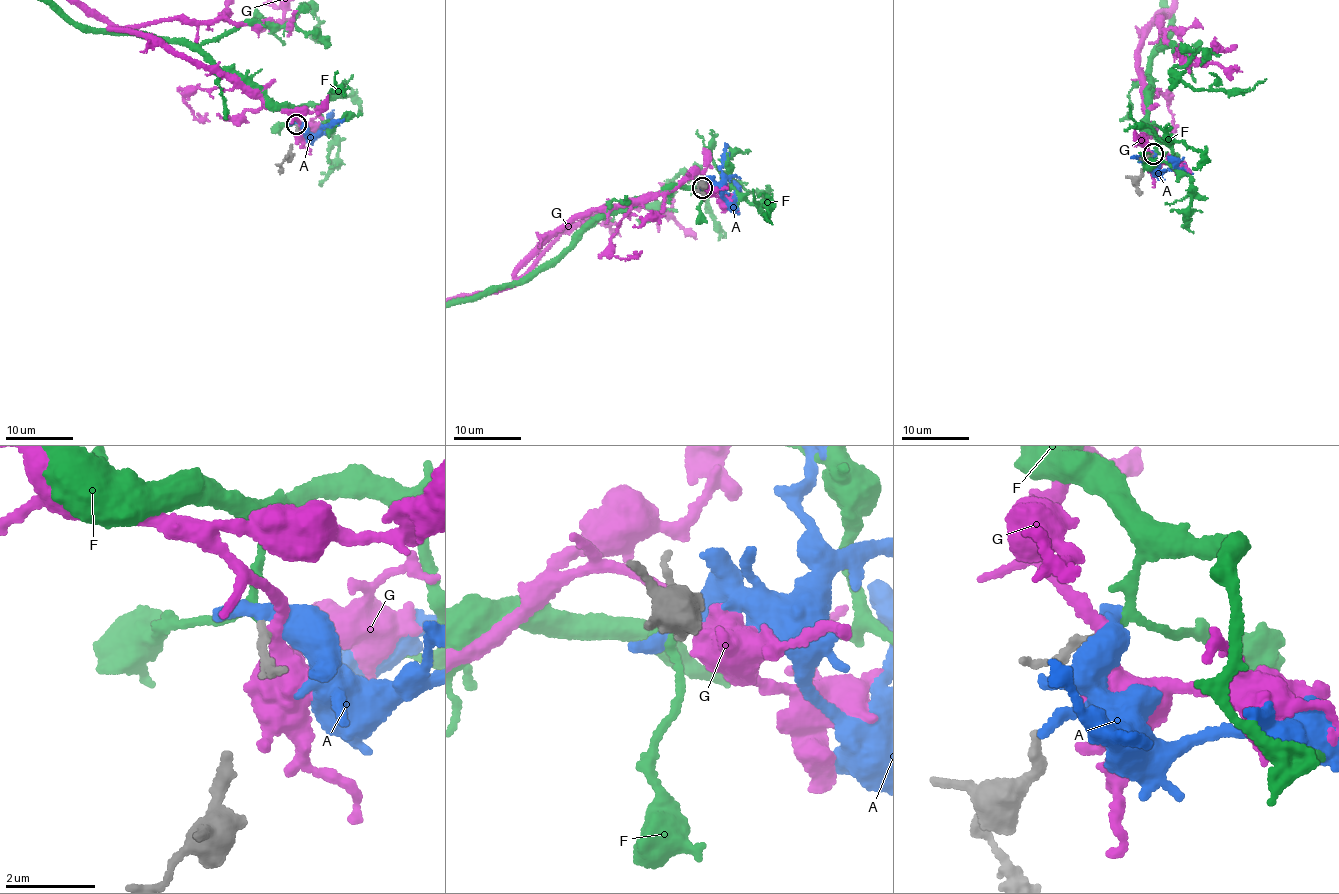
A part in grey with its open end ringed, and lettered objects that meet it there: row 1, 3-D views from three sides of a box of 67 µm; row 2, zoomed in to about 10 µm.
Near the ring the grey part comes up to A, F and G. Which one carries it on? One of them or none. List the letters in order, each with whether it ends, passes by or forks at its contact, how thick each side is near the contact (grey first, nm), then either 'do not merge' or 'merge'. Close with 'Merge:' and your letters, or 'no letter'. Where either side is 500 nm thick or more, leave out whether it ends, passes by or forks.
A: calibres 160 and 550 nm; do not merge
F: it forks; calibres 160 and 130 nm; merge
G: it passes by; calibres 180 and 280 nm; do not merge
Merge: F

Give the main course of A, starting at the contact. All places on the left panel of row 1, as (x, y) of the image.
A: (296, 125), (308, 137), (327, 122), (334, 110)

